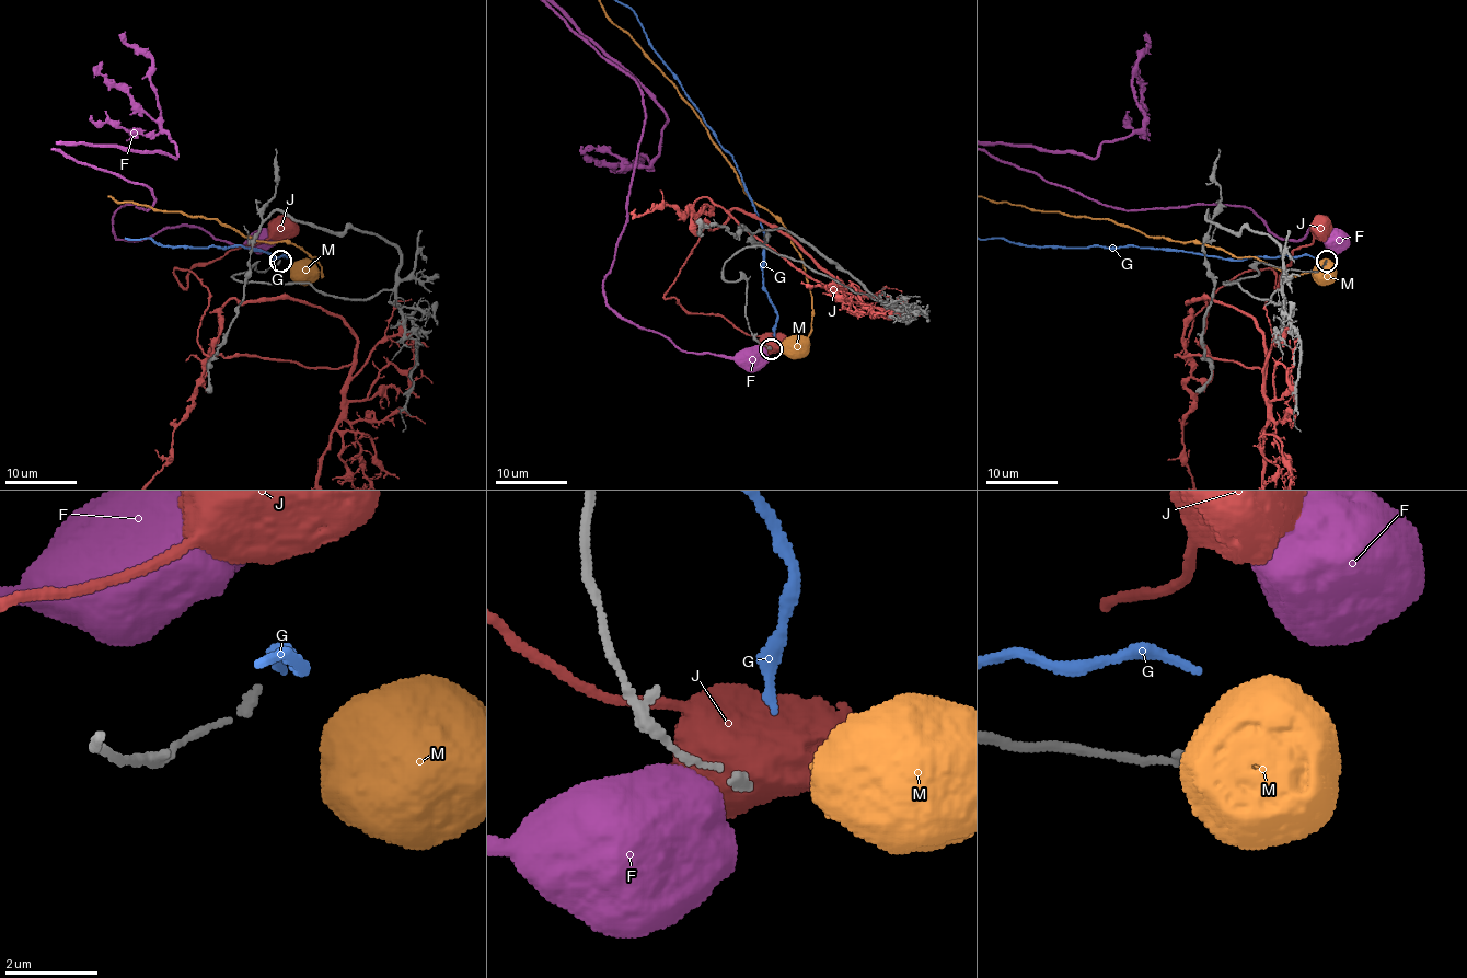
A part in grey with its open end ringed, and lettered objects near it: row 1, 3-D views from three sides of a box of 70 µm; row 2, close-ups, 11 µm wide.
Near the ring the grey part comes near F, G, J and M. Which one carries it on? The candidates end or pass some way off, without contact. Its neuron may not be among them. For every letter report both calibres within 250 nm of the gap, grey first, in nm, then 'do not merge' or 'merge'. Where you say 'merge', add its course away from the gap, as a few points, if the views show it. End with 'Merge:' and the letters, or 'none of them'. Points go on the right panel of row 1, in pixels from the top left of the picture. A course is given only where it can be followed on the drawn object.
F: calibres 170 and 800 nm; do not merge
G: calibres 170 and 160 nm; do not merge
J: calibres 170 and 850 nm; do not merge
M: calibres 170 and 950 nm; do not merge
Merge: none of them

